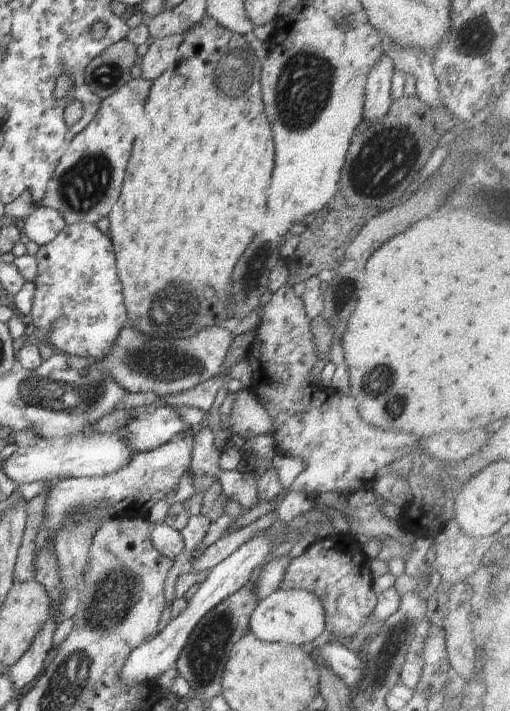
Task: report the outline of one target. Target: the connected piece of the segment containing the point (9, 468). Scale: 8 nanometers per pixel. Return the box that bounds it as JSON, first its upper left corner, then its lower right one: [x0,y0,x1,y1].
[2,434,132,486]

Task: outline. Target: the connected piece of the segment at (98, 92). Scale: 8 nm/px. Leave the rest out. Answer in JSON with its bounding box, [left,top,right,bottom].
[84,39,137,100]

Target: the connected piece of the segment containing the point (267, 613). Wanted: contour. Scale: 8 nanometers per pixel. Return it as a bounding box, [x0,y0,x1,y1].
[249,588,326,646]

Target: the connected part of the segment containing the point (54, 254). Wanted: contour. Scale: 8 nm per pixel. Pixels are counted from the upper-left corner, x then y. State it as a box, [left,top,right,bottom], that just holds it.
[29,223,129,360]

